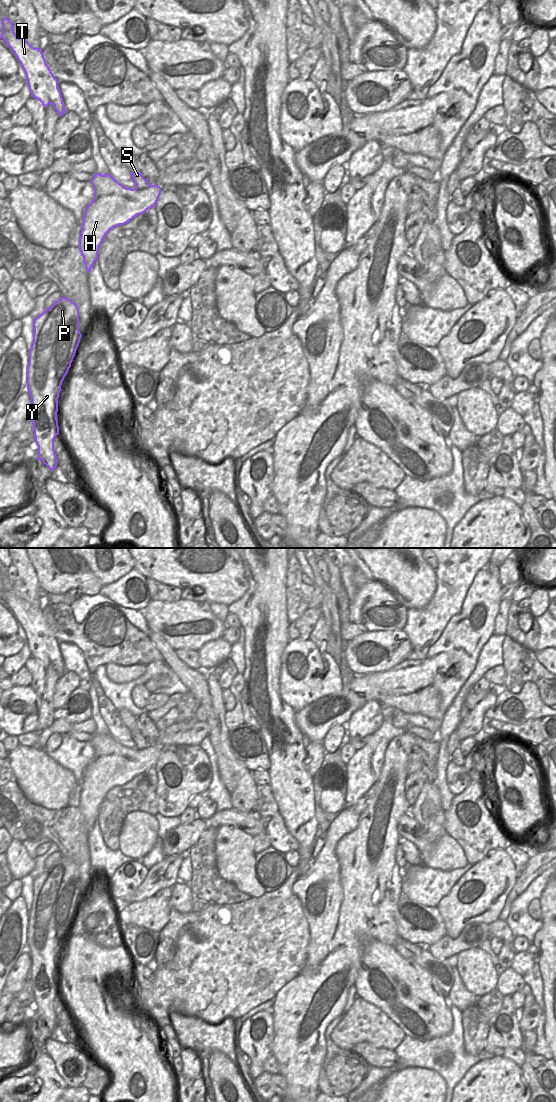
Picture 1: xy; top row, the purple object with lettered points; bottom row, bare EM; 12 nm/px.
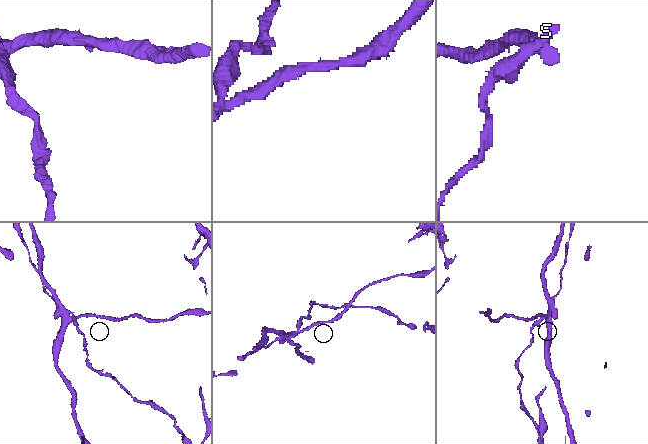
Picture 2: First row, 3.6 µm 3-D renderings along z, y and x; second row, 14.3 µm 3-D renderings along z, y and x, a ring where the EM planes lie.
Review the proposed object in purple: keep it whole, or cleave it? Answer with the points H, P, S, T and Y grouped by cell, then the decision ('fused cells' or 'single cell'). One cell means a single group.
H P T Y / S; fused cells

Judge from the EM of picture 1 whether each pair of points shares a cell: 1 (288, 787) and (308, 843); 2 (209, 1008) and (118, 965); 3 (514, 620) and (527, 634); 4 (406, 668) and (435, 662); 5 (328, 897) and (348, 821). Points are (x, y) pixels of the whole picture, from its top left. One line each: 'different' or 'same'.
1: same
2: different
3: same
4: same
5: same

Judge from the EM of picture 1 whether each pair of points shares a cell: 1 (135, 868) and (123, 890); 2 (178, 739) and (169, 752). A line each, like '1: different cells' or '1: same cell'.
1: same cell
2: different cells

